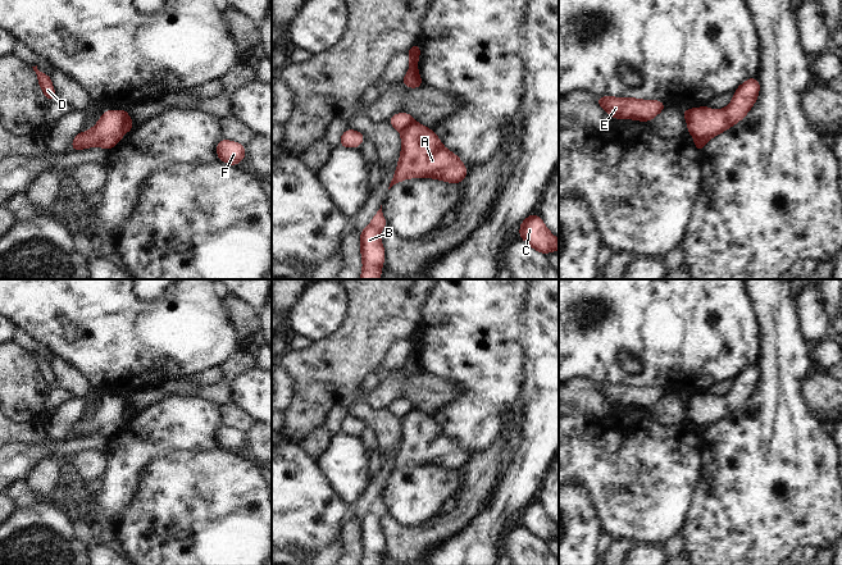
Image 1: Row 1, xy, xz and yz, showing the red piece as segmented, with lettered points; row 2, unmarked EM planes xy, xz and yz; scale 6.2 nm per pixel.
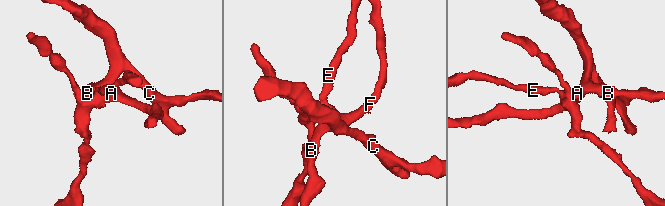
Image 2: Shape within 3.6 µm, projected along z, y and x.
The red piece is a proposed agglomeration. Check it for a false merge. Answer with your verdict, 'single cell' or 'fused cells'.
fused cells

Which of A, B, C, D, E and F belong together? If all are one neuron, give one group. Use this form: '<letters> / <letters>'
A B C F / D E

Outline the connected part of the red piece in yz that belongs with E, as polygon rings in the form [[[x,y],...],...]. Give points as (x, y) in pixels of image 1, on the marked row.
[[[607,95],[597,97],[596,102],[614,119],[636,119],[641,122],[650,122],[666,108],[665,102],[657,100],[611,97]]]

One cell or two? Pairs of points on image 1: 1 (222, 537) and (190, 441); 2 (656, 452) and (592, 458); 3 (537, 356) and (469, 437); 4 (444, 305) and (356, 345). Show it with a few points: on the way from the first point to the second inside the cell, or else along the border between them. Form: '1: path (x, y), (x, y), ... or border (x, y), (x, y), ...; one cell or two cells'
1: border (217, 445), (206, 450), (173, 450), (164, 455); two cells
2: path (641, 458), (608, 458); one cell
3: border (522, 343), (524, 351), (523, 382), (517, 399); two cells
4: border (428, 292), (420, 309), (420, 320), (413, 331); two cells

